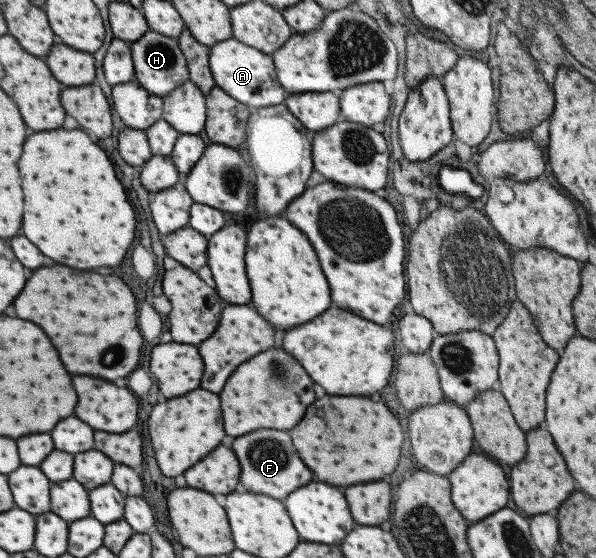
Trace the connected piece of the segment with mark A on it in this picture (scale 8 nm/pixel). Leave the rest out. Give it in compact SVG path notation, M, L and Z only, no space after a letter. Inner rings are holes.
M232 37L208 48L208 69L215 86L250 110L281 104L287 95L277 81L270 55Z

